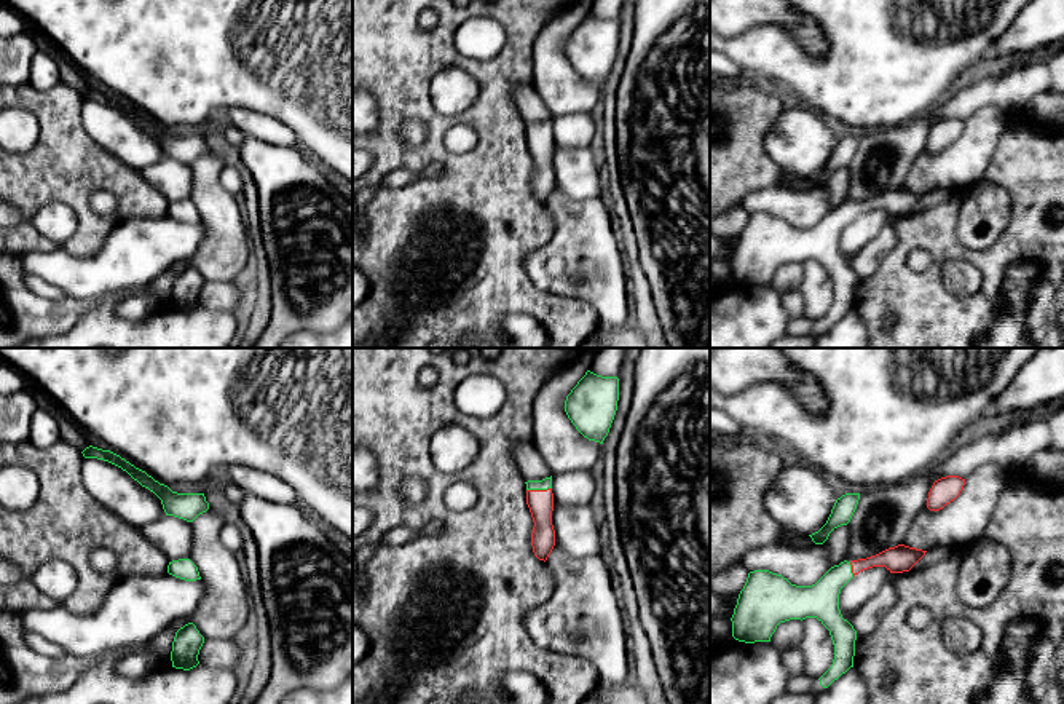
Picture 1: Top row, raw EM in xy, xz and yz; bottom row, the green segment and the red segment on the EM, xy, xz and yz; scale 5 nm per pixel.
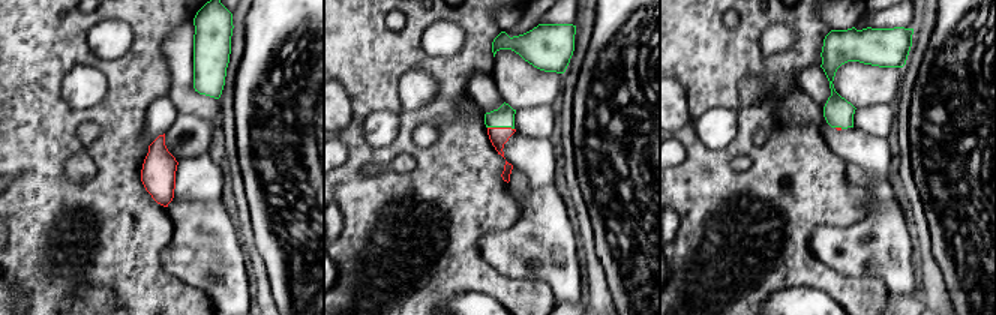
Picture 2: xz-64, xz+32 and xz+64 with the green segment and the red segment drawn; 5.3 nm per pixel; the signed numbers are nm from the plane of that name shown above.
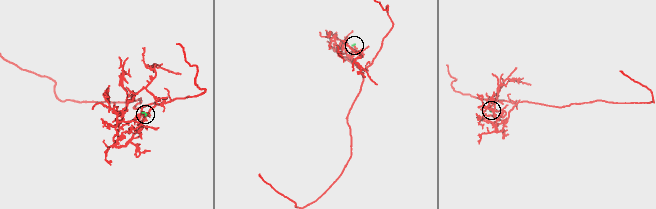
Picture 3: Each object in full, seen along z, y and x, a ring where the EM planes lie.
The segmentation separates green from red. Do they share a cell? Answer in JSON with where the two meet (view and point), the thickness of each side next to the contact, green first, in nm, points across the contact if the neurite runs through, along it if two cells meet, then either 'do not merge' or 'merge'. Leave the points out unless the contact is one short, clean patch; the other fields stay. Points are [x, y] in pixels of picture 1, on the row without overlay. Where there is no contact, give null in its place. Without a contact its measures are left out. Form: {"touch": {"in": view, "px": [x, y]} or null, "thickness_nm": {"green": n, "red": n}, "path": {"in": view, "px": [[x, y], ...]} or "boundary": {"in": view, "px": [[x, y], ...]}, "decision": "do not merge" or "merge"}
{"touch": {"in": "xz", "px": [538, 131]}, "thickness_nm": {"green": 60, "red": 130}, "decision": "merge"}

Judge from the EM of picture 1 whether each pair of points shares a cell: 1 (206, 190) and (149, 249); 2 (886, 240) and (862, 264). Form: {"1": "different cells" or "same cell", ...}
{"1": "different cells", "2": "same cell"}

